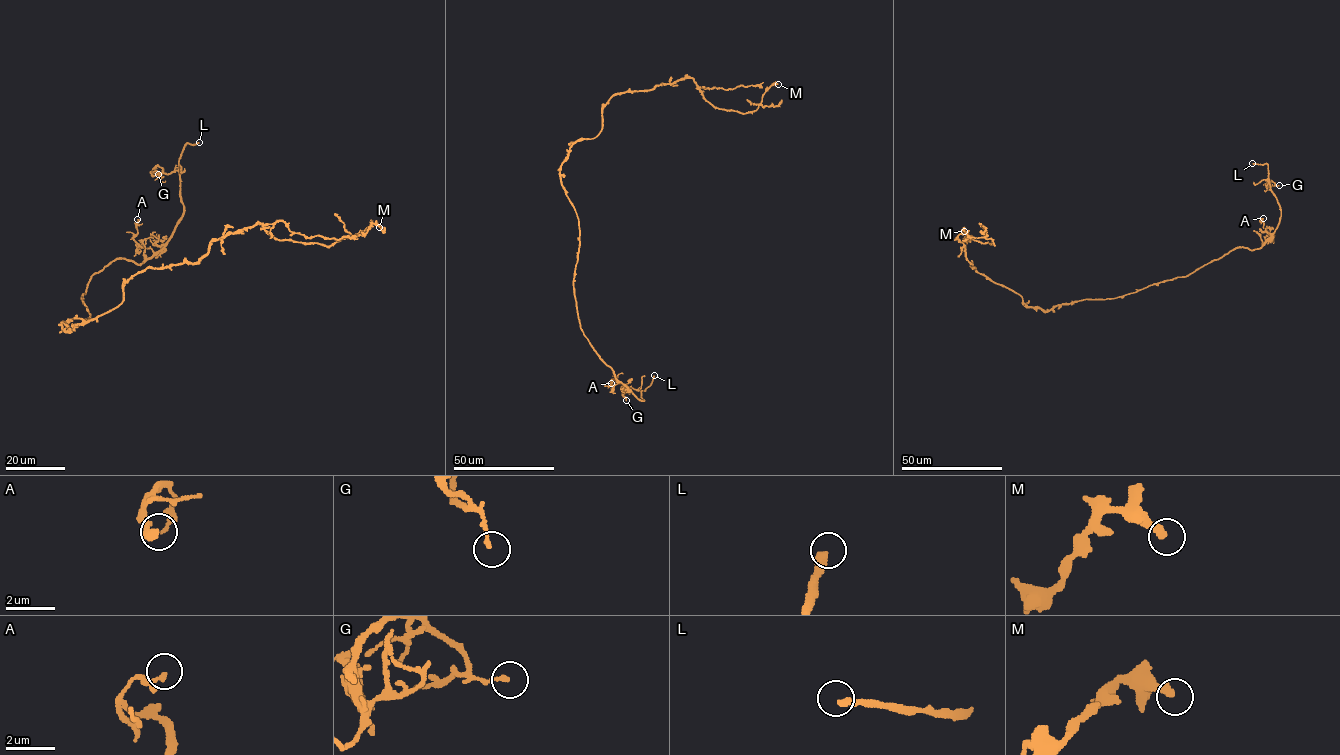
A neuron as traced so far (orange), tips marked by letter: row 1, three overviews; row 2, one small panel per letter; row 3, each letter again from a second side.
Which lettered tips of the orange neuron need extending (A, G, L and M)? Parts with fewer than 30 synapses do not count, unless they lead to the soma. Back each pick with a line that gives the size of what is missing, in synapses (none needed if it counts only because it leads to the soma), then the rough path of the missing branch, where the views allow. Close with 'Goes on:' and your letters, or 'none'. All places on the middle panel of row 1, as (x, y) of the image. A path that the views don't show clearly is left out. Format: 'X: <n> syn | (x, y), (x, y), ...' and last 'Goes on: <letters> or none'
L: (654, 375), (673, 357)
Goes on: L

